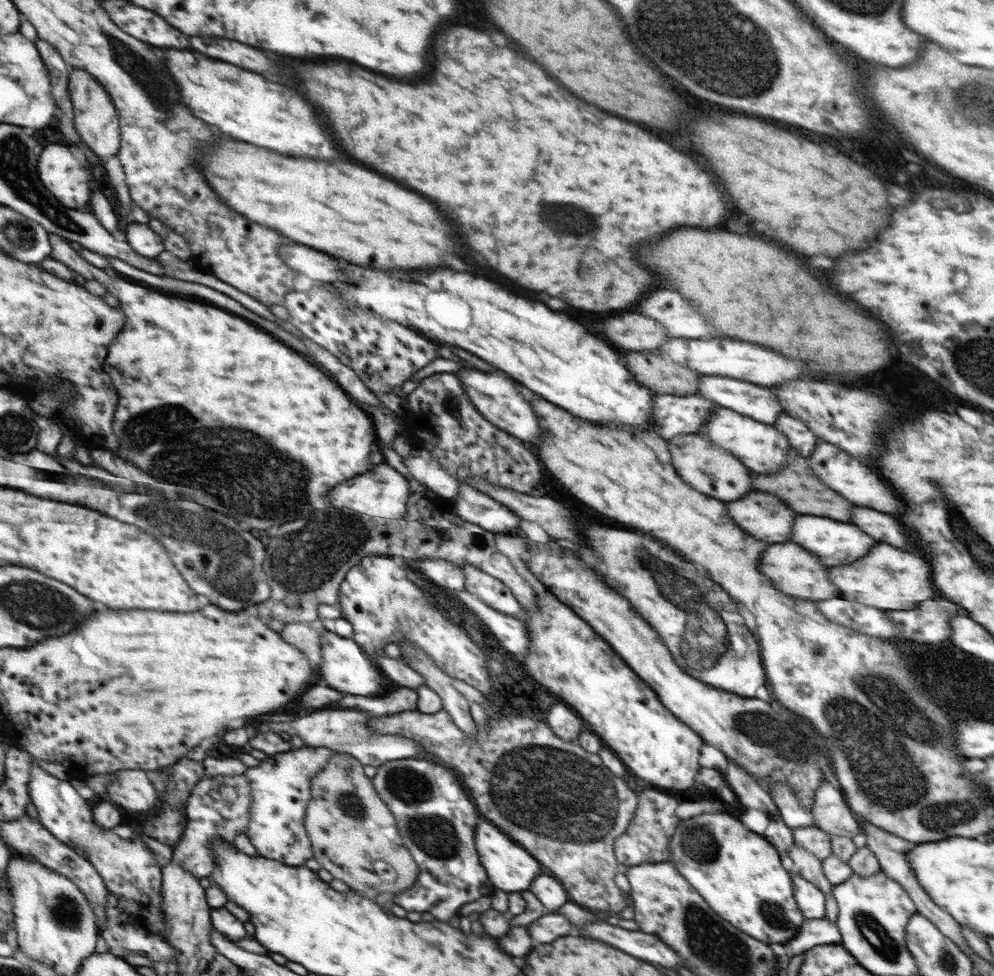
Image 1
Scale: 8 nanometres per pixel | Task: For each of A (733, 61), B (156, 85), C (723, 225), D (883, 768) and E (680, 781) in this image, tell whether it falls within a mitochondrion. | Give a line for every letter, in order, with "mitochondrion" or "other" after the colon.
A: mitochondrion
B: mitochondrion
C: other
D: mitochondrion
E: other

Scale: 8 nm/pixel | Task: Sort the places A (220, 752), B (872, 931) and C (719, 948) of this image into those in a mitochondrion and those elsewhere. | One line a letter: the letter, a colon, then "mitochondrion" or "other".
A: other
B: mitochondrion
C: mitochondrion

